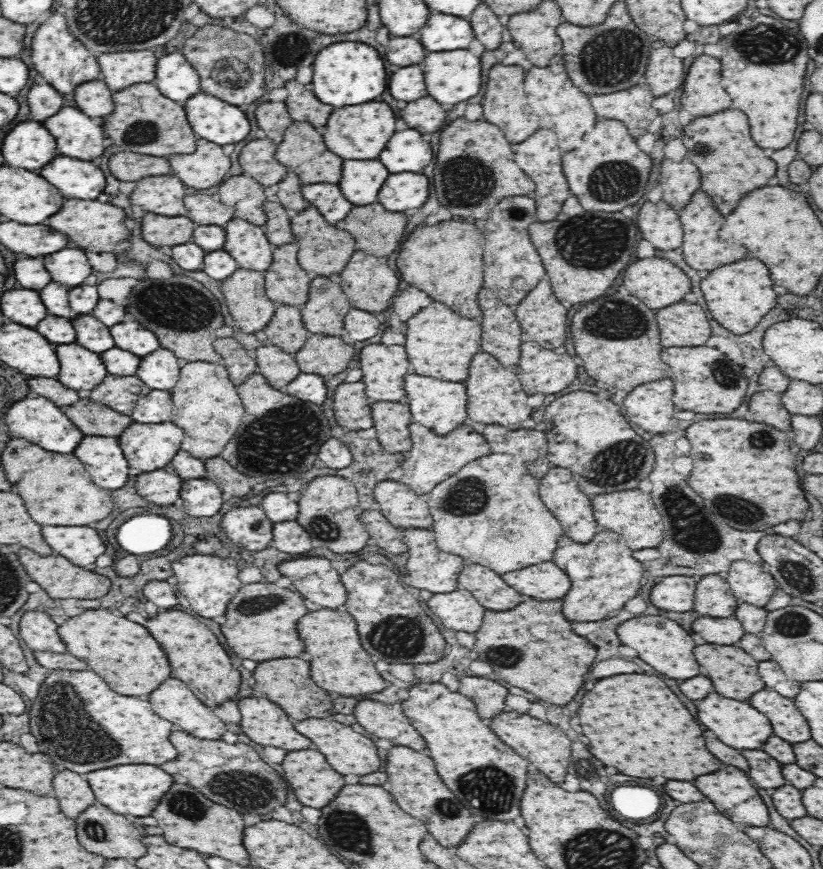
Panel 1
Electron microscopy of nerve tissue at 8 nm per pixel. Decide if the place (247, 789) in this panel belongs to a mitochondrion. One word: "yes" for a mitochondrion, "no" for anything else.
yes

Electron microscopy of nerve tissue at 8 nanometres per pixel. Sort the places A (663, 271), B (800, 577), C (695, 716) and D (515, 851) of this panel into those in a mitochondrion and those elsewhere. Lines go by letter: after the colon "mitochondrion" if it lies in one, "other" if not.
A: other
B: mitochondrion
C: other
D: other

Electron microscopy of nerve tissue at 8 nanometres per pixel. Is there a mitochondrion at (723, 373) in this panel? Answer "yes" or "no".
yes

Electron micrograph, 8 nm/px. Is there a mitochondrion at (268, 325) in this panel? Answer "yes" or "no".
no

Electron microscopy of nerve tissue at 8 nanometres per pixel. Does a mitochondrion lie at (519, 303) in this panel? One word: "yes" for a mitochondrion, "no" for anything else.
no

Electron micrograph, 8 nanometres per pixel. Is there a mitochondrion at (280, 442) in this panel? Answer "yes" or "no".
yes

